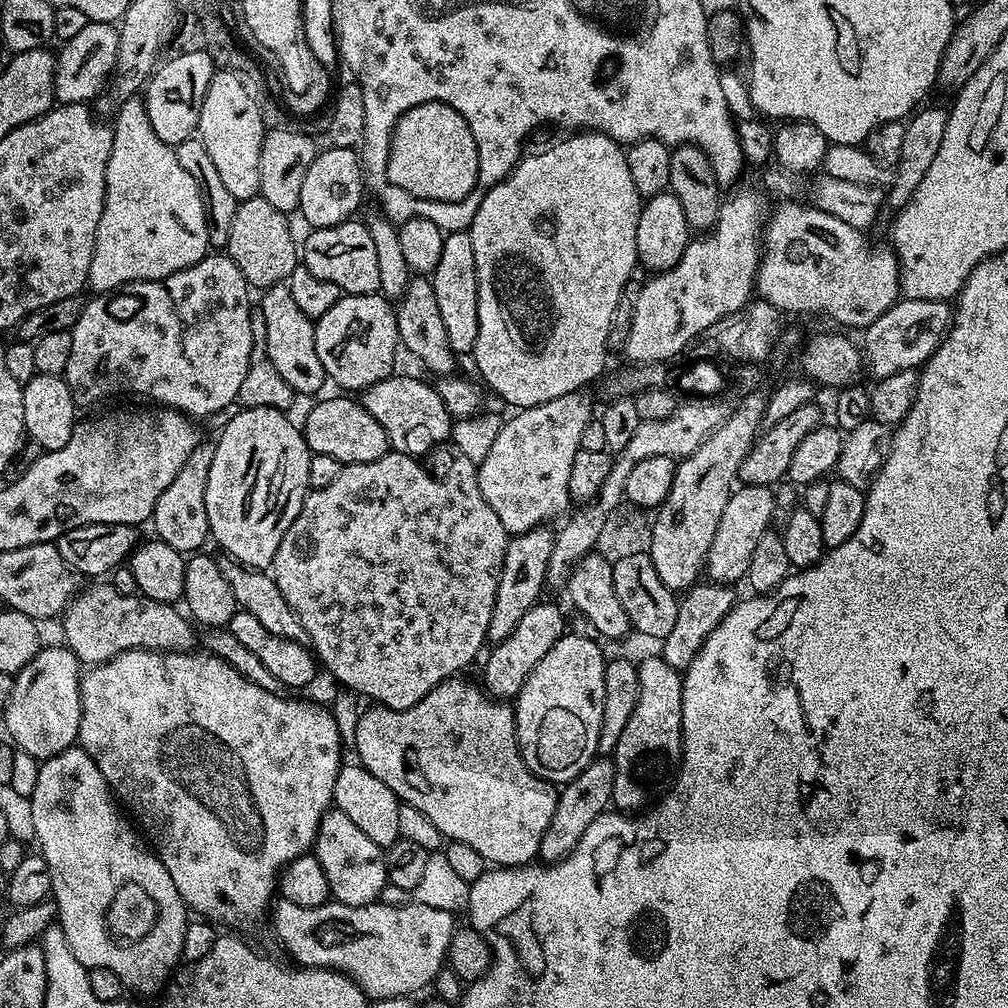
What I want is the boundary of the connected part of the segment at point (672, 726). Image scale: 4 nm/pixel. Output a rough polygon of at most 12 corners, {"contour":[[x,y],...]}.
{"contour":[[638,664],[638,706],[618,738],[612,804],[636,814],[676,782],[681,673]]}

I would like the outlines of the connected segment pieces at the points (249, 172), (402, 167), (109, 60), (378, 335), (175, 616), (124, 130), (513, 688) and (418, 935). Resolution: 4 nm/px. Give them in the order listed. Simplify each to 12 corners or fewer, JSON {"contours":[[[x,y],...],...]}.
{"contours":[[[213,71],[198,139],[237,200],[260,191],[264,115],[243,76]],[[420,103],[392,132],[388,183],[462,201],[479,185],[469,123]],[[115,23],[59,45],[56,99],[88,104],[113,79]],[[341,295],[315,321],[325,377],[360,394],[393,375],[383,295]],[[108,582],[77,591],[63,643],[81,665],[191,652],[179,607]],[[128,98],[87,287],[209,255],[198,182]],[[552,604],[526,610],[495,645],[482,687],[508,702],[566,632]],[[409,902],[294,906],[270,921],[305,968],[369,1001],[431,985],[453,913]]]}

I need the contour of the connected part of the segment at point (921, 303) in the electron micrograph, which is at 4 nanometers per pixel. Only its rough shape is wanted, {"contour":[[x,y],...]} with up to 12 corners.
{"contour":[[902,298],[863,329],[873,381],[919,369],[954,319],[942,300]]}

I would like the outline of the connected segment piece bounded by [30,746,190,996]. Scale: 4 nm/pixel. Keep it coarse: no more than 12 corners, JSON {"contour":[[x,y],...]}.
{"contour":[[73,746],[30,799],[58,928],[87,969],[159,993],[190,919]]}

